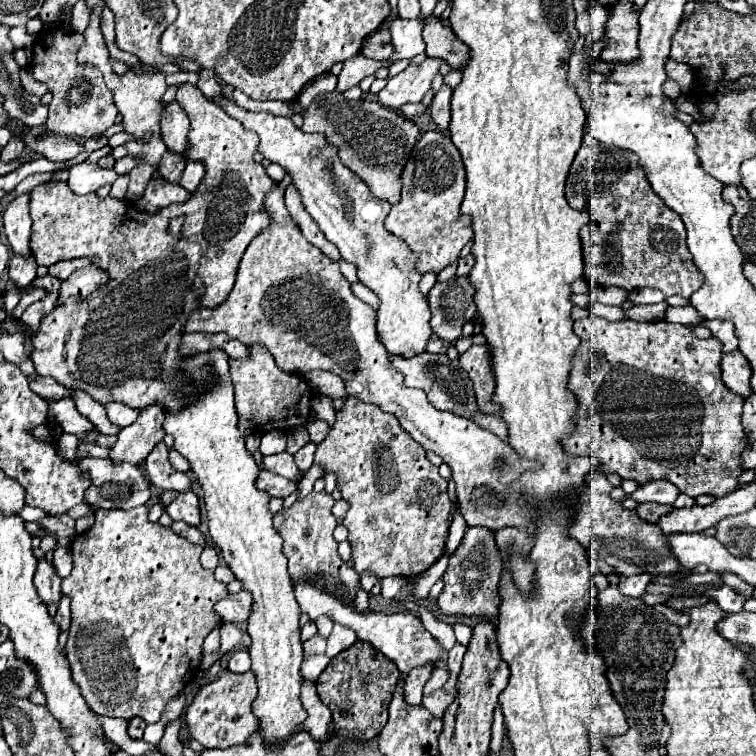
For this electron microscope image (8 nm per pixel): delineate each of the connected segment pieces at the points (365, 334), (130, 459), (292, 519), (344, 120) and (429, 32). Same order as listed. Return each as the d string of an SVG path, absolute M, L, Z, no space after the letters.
M278 187L266 193L264 209L270 213L272 223L264 231L260 231L260 235L254 237L254 241L248 245L240 261L236 285L228 295L228 301L224 301L224 305L218 305L216 309L196 311L194 317L190 317L186 331L226 333L228 337L238 339L244 345L256 341L264 343L270 349L270 353L274 353L276 363L280 363L280 367L288 373L306 375L314 369L324 369L340 375L350 397L358 397L364 403L374 403L382 411L392 413L402 425L402 429L406 429L412 435L414 441L418 441L424 449L434 451L444 459L444 463L450 465L452 479L456 483L456 495L460 499L462 515L468 525L480 525L490 531L496 531L506 525L532 529L536 509L518 491L512 489L512 483L520 477L520 473L536 471L542 465L538 461L518 457L508 443L500 441L494 433L478 427L474 421L434 409L420 389L410 389L404 385L404 375L392 367L390 353L378 339L376 311L368 303L354 297L354 293L350 291L350 283L340 273L340 265L304 239L300 227L292 221L284 205L284 189L286 187Z
M150 405L148 409L140 411L138 421L134 421L130 427L120 429L118 441L110 447L108 459L112 463L144 463L154 445L160 443L166 435L162 429L164 417L166 413L158 405Z
M312 491L306 497L296 499L296 503L290 509L276 513L274 529L284 539L284 555L288 557L288 571L292 573L292 579L324 577L330 585L332 585L332 581L344 581L344 585L348 585L348 589L352 589L352 593L356 593L360 587L360 581L358 581L360 577L338 555L338 543L332 537L338 521L332 515L332 507L334 507L334 497L330 493Z
M320 93L304 111L304 133L322 133L338 149L340 161L356 173L374 197L396 205L400 201L400 175L420 137L420 129L374 101L350 101L342 93Z
M428 15L424 17L424 43L426 43L426 55L428 57L442 57L452 69L460 69L462 65L466 65L466 57L468 57L468 47L454 37L452 29L442 25L438 17Z

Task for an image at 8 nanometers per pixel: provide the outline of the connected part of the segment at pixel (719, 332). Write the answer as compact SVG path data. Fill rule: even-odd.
M704 319L700 325L712 329L714 337L722 343L722 353L730 353L734 349L738 349L738 341L734 335L734 325L728 321L720 321L720 319Z

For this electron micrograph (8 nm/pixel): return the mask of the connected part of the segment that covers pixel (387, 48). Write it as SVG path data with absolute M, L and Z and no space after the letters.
M380 27L374 33L370 33L368 39L364 41L360 53L370 59L388 59L392 55L392 43L390 43L388 29Z

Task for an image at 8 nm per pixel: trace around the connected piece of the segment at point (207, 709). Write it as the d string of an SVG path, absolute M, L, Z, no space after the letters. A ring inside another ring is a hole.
M224 671L220 679L202 687L200 693L194 697L192 705L186 709L184 719L190 735L206 749L228 749L232 745L244 743L244 739L248 739L254 731L258 731L256 715L250 709L254 699L256 699L256 679L250 671L244 675Z

